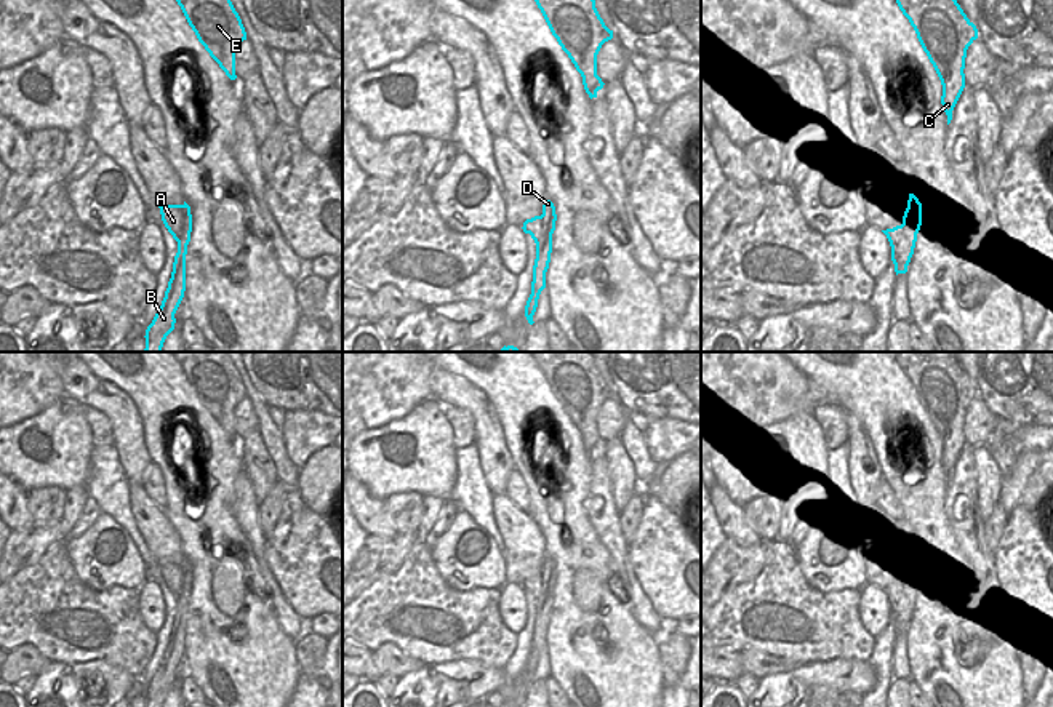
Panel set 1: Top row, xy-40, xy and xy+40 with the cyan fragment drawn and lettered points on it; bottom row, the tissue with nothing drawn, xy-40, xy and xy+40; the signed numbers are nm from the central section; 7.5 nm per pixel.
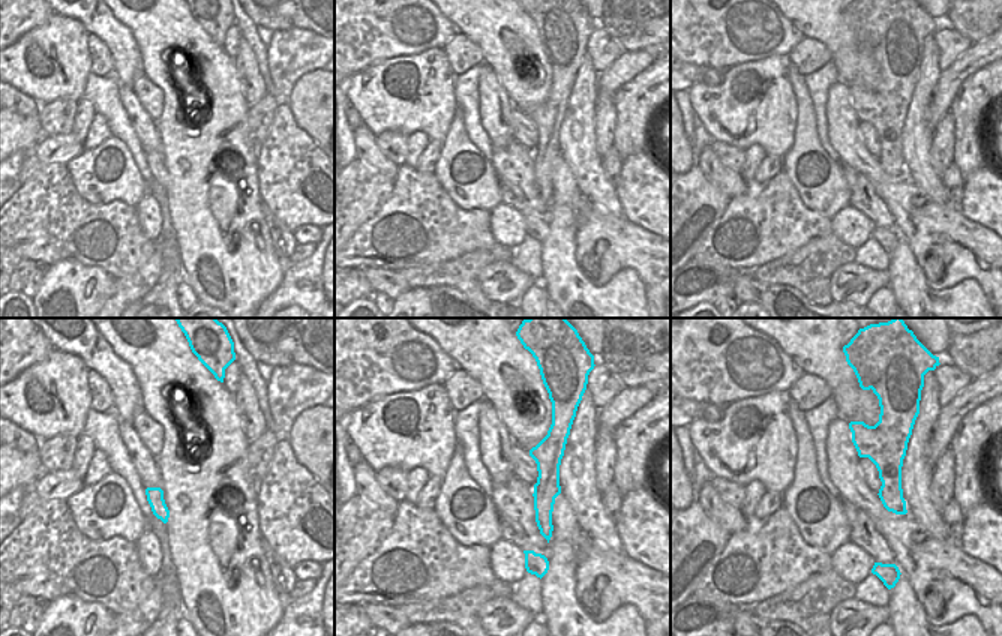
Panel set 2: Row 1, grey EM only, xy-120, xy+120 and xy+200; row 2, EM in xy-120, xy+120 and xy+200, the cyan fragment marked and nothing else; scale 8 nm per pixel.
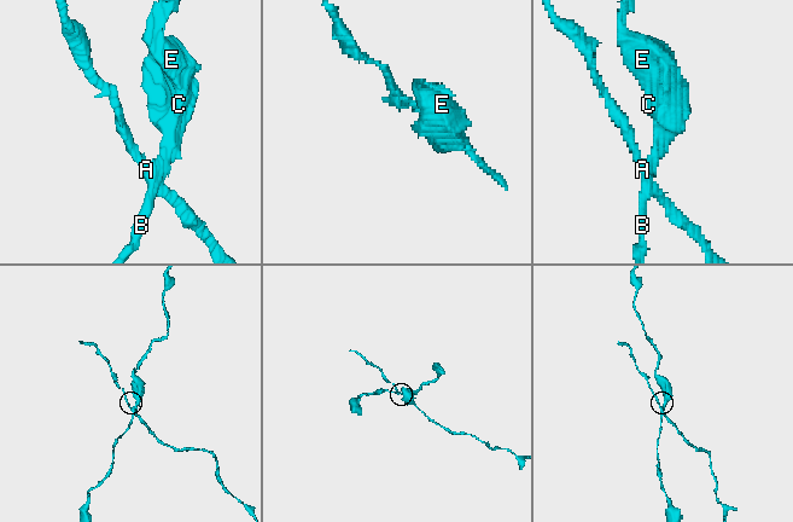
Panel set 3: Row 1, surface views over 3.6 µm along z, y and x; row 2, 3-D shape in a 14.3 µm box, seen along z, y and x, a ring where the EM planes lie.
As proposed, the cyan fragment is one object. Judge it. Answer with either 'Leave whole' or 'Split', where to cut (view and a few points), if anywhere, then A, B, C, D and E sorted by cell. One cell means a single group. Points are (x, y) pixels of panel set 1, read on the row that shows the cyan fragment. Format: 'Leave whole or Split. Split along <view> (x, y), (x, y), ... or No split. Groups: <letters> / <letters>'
Split. Split along xy-40 (184, 205), (184, 227), (178, 247). Groups: A / B C D E.

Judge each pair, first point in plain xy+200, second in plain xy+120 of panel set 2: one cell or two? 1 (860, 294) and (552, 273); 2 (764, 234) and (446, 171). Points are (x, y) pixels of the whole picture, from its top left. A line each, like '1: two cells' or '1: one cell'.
1: two cells
2: two cells

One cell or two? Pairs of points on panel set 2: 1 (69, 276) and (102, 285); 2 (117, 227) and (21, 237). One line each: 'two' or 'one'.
1: one
2: one

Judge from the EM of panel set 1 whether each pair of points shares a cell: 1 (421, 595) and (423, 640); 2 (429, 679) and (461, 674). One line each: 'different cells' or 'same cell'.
1: same cell
2: same cell

